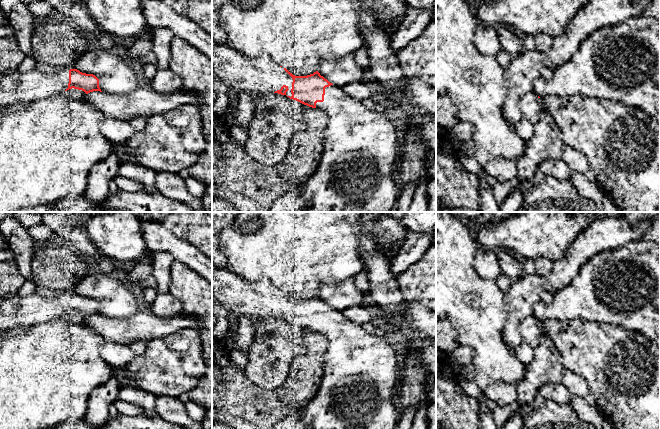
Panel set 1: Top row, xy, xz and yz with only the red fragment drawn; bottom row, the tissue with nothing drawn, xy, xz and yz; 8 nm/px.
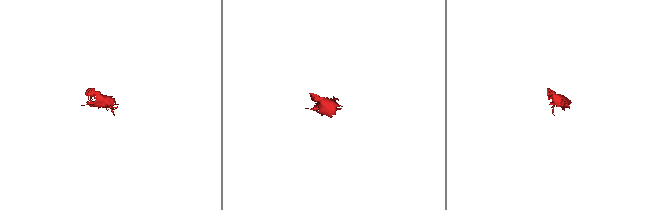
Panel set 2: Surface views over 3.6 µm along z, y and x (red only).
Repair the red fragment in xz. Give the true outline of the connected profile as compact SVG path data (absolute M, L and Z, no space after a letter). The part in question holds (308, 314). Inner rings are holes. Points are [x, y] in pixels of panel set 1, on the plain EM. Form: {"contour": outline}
{"contour": "M228 269L212 272L212 298L228 312L258 318L278 317L304 329L327 337L329 347L324 354L324 375L314 398L304 407L277 421L272 429L396 429L401 412L396 405L397 391L401 381L400 352L391 347L385 338L366 332L362 325L346 319L342 312L330 307L318 295L307 300L295 300L279 290L268 279L248 282Z"}

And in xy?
{"contour": "M36 292L25 297L11 295L0 304L0 332L45 323L72 312L86 318L102 316L95 299L77 293L64 293L55 298L47 298Z"}

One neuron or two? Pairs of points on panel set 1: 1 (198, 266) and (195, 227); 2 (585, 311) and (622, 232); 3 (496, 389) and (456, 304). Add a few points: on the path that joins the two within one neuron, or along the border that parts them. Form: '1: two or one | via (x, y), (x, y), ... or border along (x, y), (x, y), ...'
1: two | border along (176, 237), (188, 241), (201, 253)
2: two | border along (637, 239), (593, 256)
3: two | border along (492, 381), (508, 381), (516, 385)

